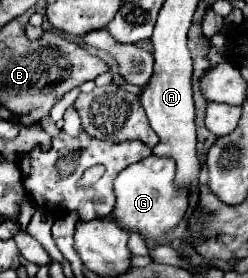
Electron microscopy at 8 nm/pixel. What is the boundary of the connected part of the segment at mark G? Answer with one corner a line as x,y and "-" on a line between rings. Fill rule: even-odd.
148,156
140,160
138,170
134,170
134,164
130,164
124,172
120,172
114,180
114,192
116,192
116,206
112,212
112,220
118,222
122,228
136,230
138,234
146,238
158,238
166,232
170,232
180,220
184,220
190,200
188,190
180,188
174,180
176,164
168,158

